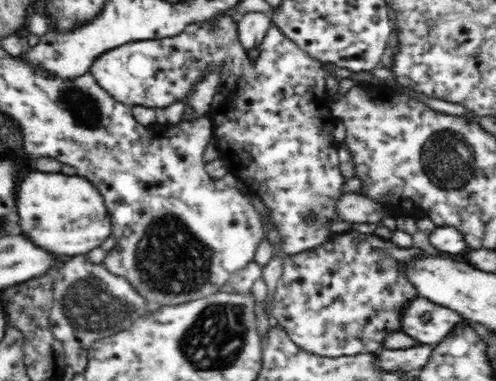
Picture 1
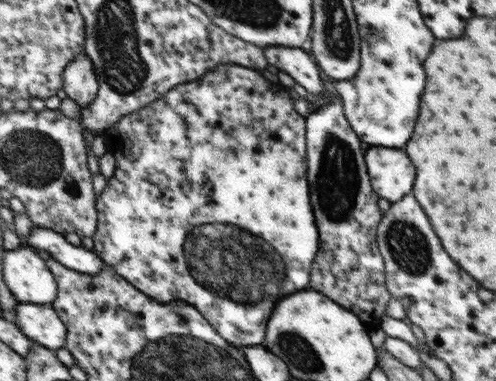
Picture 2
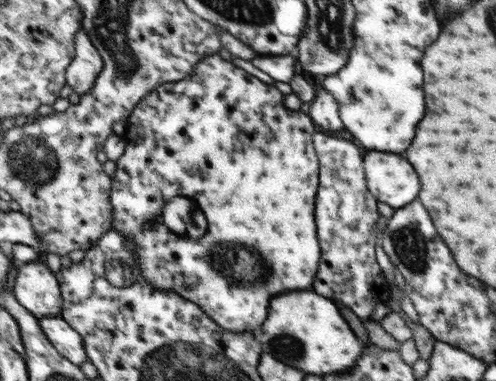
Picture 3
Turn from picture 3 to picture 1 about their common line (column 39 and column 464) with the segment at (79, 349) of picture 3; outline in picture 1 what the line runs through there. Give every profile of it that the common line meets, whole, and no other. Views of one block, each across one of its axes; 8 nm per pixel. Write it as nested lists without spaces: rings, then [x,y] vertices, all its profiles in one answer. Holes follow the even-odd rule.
[[[418,298],[404,308],[402,328],[404,334],[418,340],[420,344],[438,346],[454,328],[470,324],[456,310],[446,306],[436,306],[428,298]]]

